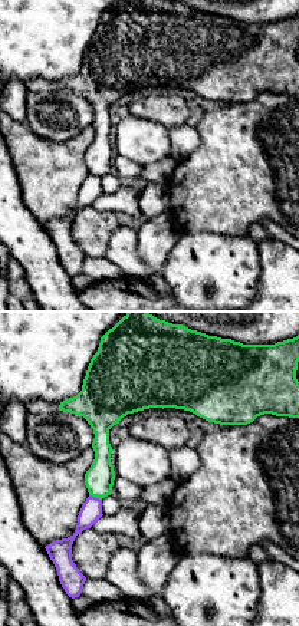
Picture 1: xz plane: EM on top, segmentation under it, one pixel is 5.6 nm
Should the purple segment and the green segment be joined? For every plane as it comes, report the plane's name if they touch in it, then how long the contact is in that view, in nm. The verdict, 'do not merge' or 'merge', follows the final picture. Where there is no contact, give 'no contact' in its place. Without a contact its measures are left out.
meets purple in xz; contact 80 nm long

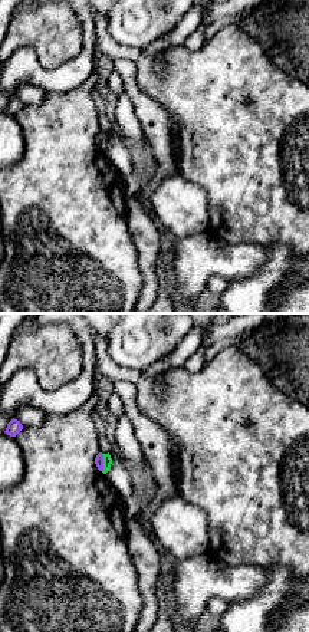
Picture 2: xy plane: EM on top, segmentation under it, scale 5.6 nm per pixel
meets purple in xy; contact 100 nm long

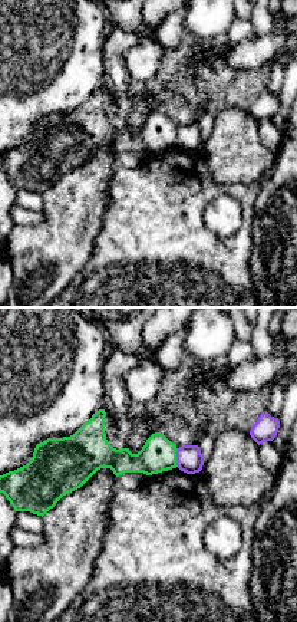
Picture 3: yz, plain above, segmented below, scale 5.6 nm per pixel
meets purple in yz; contact 100 nm long

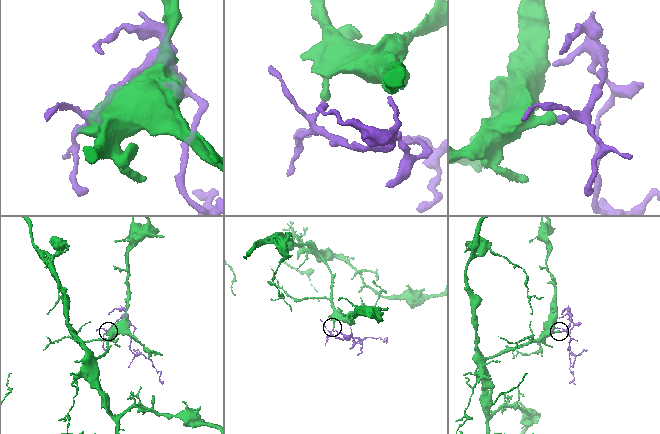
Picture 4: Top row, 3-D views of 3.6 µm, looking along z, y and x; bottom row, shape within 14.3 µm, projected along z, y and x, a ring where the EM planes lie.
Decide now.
do not merge

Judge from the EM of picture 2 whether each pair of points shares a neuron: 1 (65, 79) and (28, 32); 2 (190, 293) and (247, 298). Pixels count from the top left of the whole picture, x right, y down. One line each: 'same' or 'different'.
1: different
2: different

